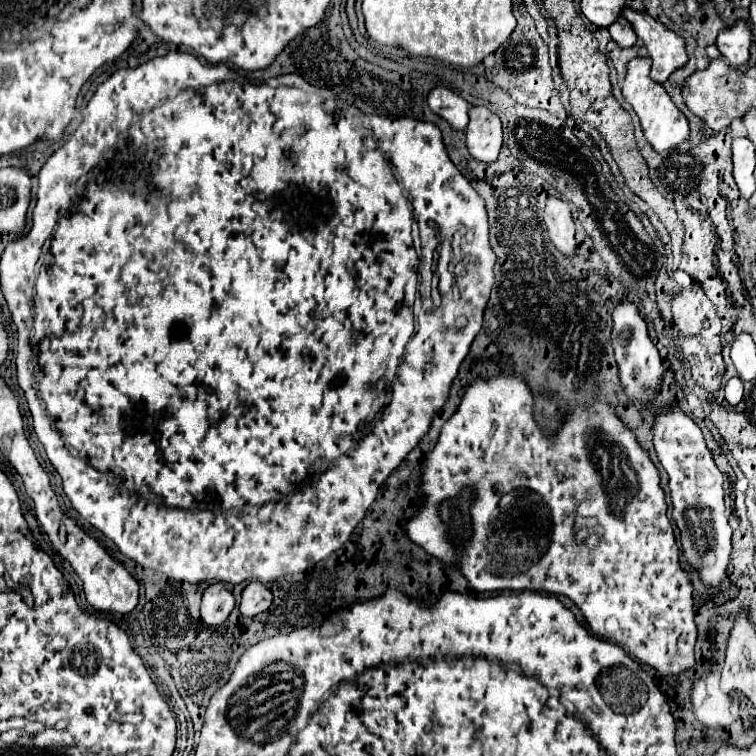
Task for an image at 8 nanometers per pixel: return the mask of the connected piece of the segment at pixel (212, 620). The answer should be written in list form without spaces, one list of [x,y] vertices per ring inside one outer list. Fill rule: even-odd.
[[[212,583],[202,595],[202,621],[208,625],[220,625],[228,619],[234,607],[234,597],[222,583]]]

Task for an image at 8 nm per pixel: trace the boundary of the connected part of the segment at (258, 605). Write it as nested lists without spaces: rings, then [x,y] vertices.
[[[254,581],[254,583],[248,583],[244,587],[238,609],[240,609],[240,613],[244,617],[254,617],[254,615],[266,611],[270,605],[272,605],[272,593],[270,593],[270,589],[264,583]]]

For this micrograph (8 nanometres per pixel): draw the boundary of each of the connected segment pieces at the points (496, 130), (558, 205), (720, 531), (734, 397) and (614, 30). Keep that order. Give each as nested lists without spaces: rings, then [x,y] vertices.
[[[472,107],[470,123],[466,127],[466,147],[476,161],[494,163],[502,147],[500,117],[486,107]]]
[[[550,197],[544,209],[544,223],[548,227],[550,241],[554,247],[568,259],[576,255],[576,239],[574,239],[574,221],[568,203],[558,197]]]
[[[672,407],[654,421],[654,447],[662,467],[670,477],[670,499],[674,505],[672,517],[680,529],[680,545],[686,563],[700,575],[708,589],[718,589],[726,577],[732,553],[732,529],[724,507],[722,473],[718,471],[712,453],[706,447],[700,427],[680,409]]]
[[[730,379],[726,383],[726,399],[728,399],[728,403],[736,405],[742,399],[742,391],[744,391],[742,379]]]
[[[618,17],[610,27],[608,27],[608,31],[610,31],[610,37],[618,43],[618,47],[632,47],[632,45],[636,45],[636,37],[634,37],[634,31],[632,31],[632,27],[630,27],[630,23],[626,23],[626,19],[622,19],[622,17]]]

